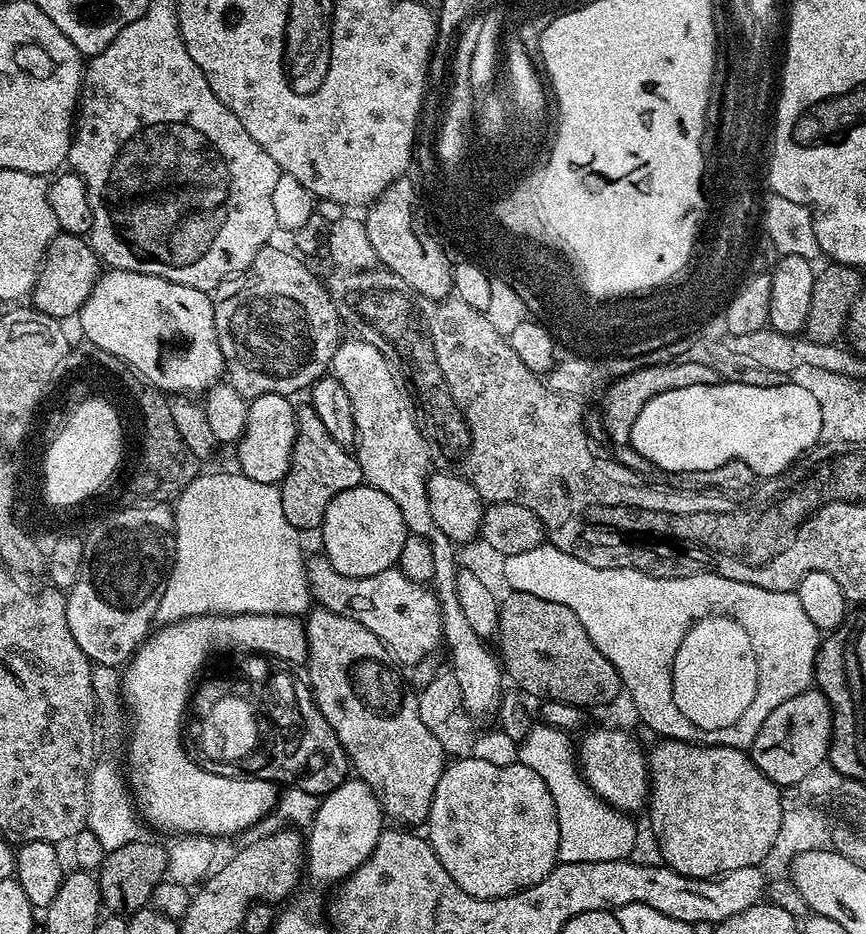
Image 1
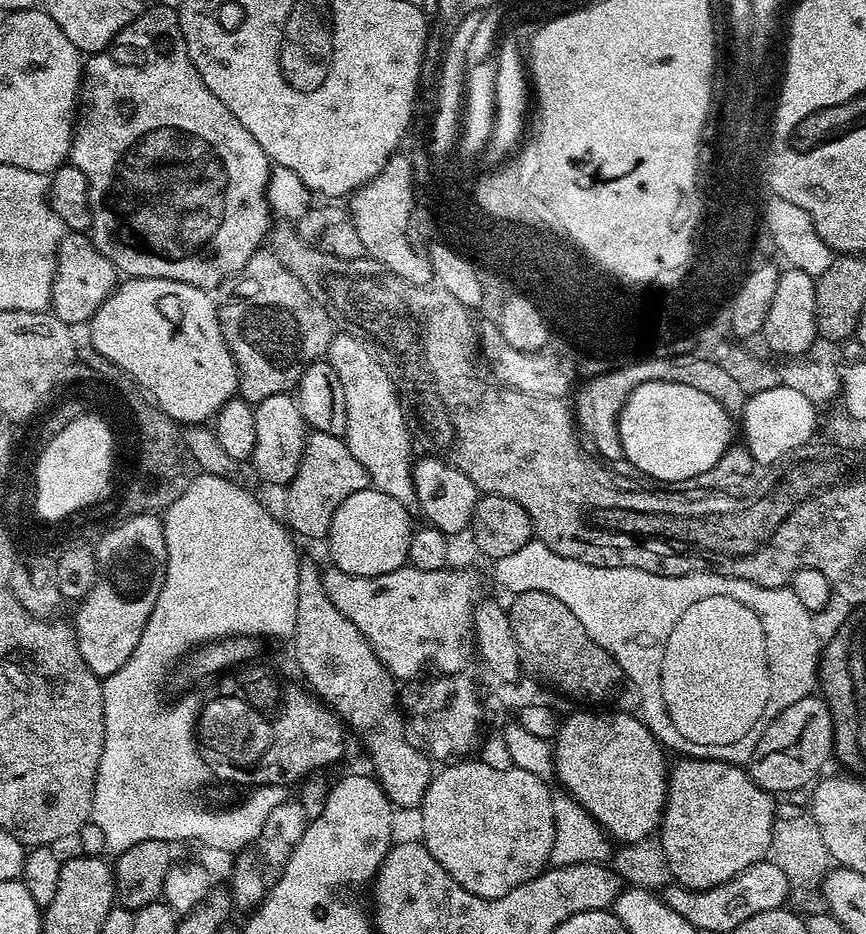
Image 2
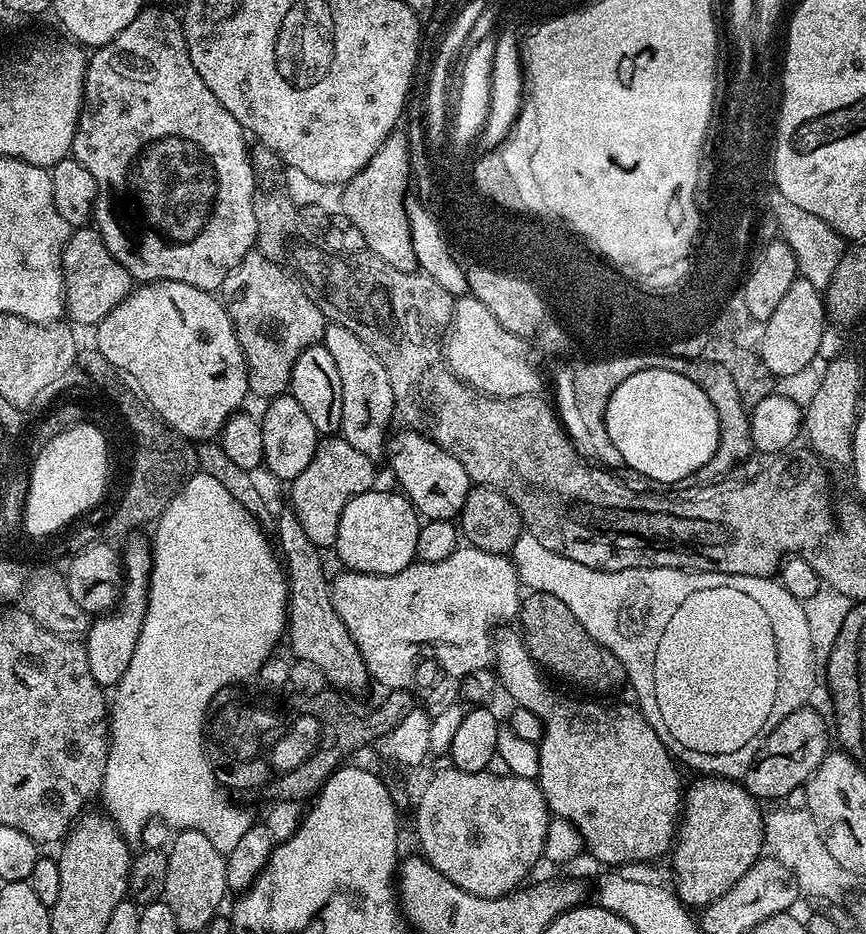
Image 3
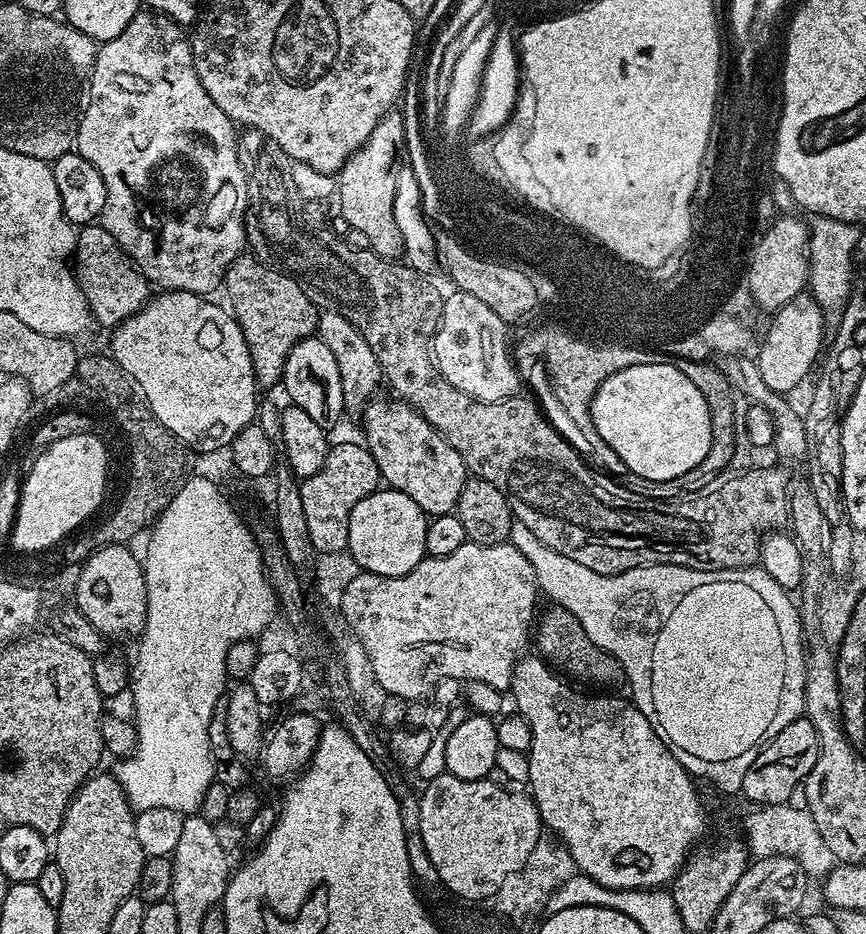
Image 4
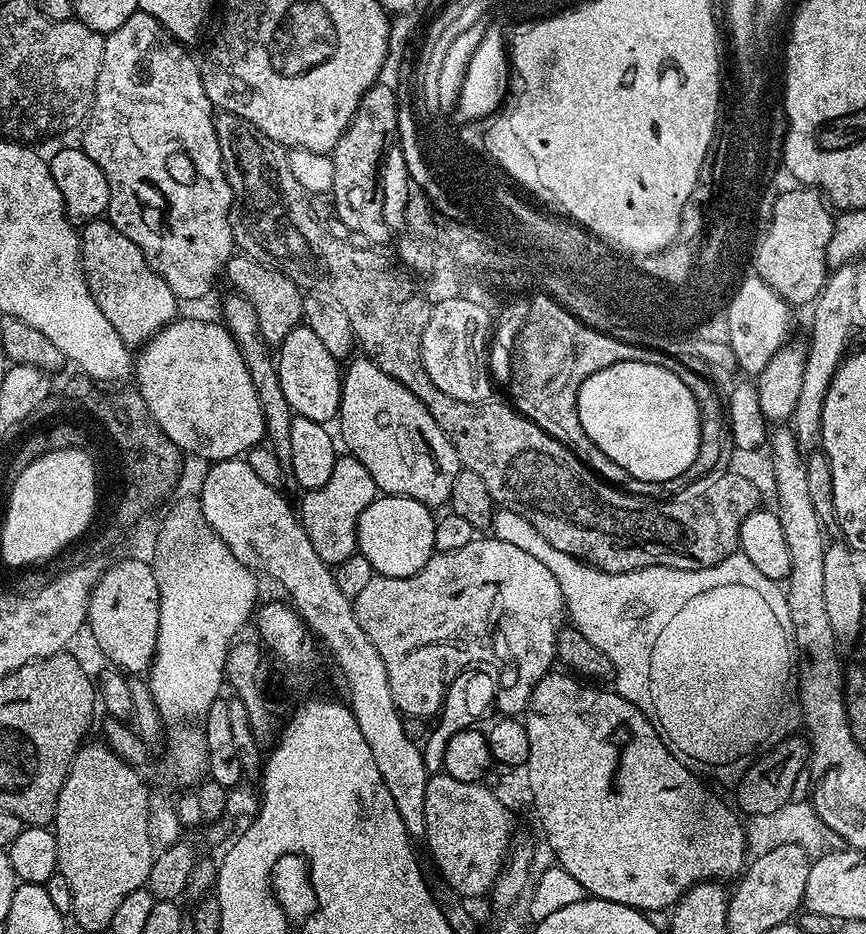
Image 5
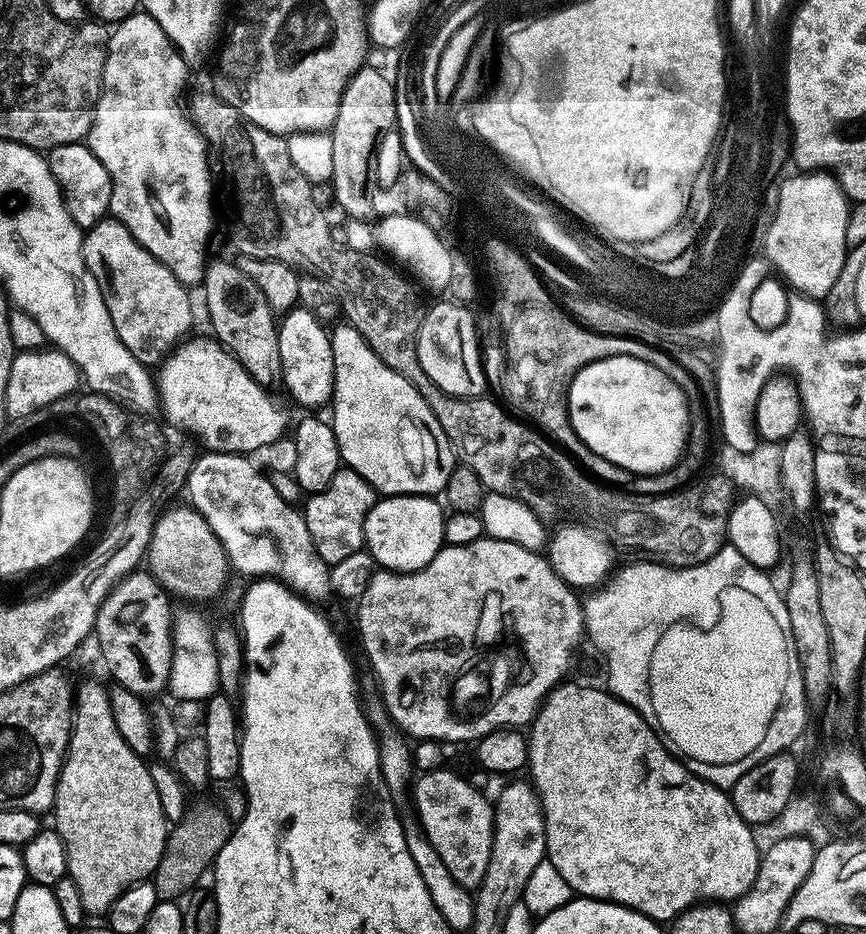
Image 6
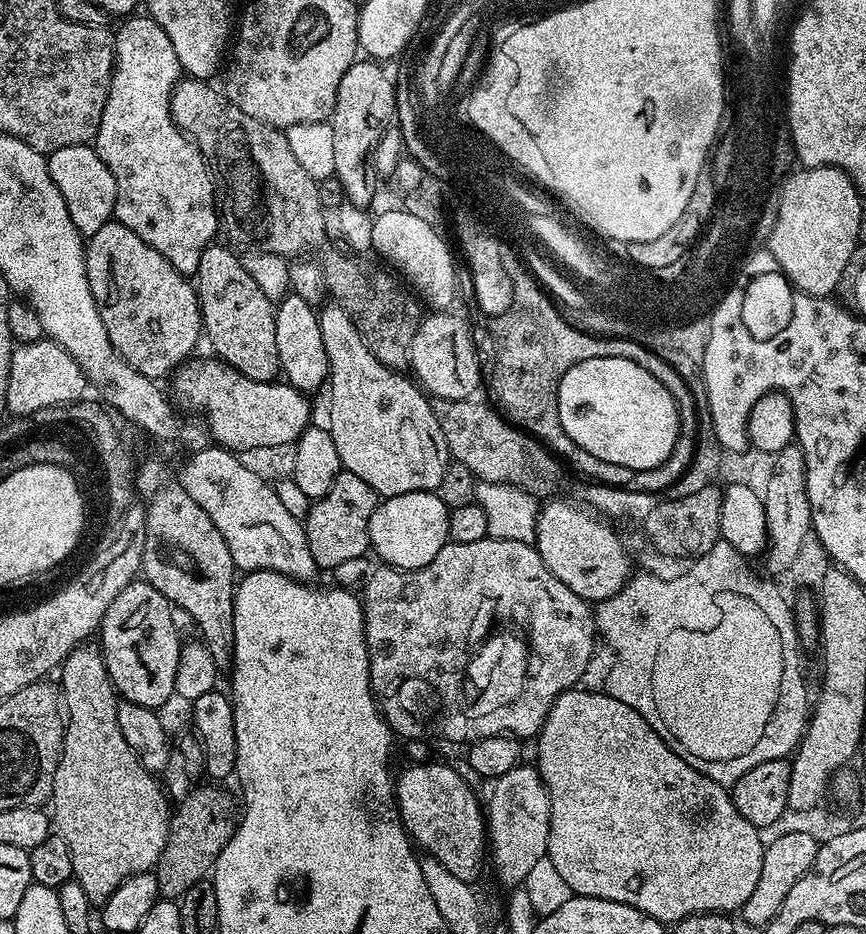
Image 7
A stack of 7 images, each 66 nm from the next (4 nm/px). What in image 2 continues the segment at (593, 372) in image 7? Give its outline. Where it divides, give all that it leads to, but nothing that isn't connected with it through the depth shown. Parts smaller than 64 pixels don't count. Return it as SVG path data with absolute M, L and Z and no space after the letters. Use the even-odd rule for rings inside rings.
M661 380L639 384L620 411L620 441L624 460L656 480L665 480L668 484L676 484L679 480L680 483L686 482L710 470L718 462L718 458L722 458L722 454L729 451L732 420L733 417L717 400L710 394L702 394L702 390L694 390L694 386Z

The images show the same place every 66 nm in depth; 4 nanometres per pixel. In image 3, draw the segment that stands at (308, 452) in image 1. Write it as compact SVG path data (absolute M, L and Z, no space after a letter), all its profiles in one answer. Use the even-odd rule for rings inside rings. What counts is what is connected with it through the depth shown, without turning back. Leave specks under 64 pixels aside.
M324 438L316 447L310 466L290 482L292 500L290 507L298 514L302 530L310 537L310 542L321 550L331 549L338 538L338 524L342 522L342 510L346 502L363 492L371 492L376 484L377 461L360 453L343 438Z

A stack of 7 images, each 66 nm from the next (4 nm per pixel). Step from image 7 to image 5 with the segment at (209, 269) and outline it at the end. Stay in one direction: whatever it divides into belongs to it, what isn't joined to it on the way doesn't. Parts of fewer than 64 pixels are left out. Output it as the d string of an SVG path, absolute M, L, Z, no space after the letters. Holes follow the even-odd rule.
M231 294L224 300L224 317L222 323L232 337L235 338L237 346L240 347L242 358L246 362L246 370L250 370L250 378L254 382L254 390L258 394L258 402L262 406L262 418L264 419L264 434L272 452L278 458L278 466L282 466L283 487L285 489L297 487L294 478L294 470L290 462L290 426L294 415L292 407L286 402L286 394L282 394L282 386L278 378L276 360L268 357L269 349L264 339L260 337L258 322L250 302L244 296Z

